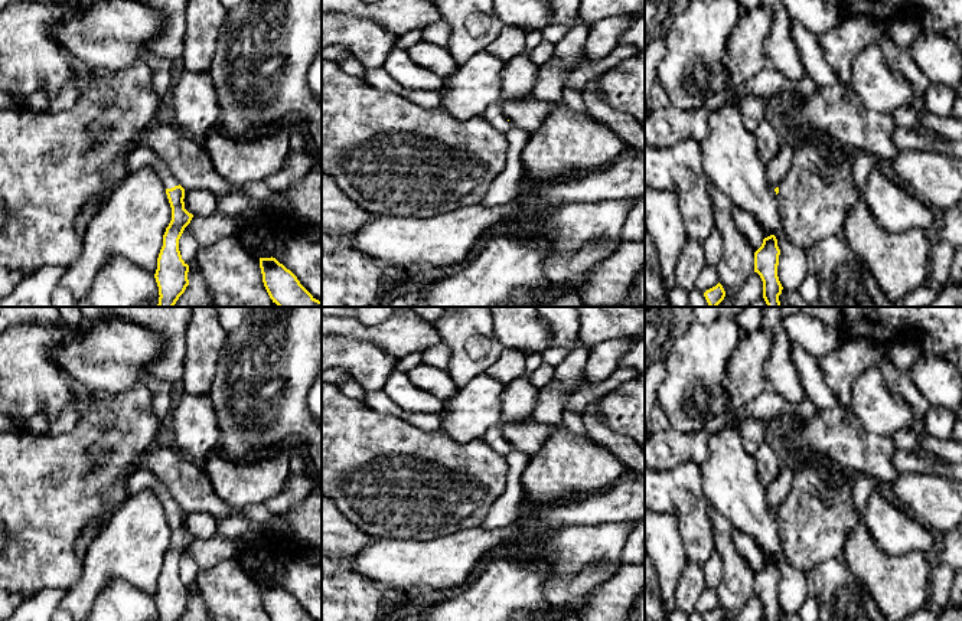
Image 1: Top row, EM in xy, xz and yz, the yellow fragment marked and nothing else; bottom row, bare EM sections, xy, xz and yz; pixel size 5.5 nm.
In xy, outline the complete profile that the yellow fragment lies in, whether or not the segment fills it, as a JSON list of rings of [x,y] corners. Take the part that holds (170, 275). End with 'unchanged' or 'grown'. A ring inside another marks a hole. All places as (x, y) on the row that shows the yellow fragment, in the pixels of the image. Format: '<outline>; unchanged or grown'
[[[146,146],[131,148],[127,156],[128,173],[146,166],[157,169],[172,207],[172,220],[163,235],[163,246],[157,258],[154,278],[160,295],[157,307],[173,307],[189,285],[189,265],[182,259],[179,239],[193,215],[185,209],[185,189],[170,170],[163,166],[157,153]]]; grown

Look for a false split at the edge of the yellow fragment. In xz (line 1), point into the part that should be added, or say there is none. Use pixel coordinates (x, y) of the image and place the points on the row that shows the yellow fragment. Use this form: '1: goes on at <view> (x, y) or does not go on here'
1: does not go on here

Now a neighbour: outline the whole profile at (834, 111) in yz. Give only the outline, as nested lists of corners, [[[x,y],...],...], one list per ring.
[[[850,85],[818,86],[812,95],[796,95],[782,107],[780,117],[789,131],[824,135],[852,153],[887,160],[901,153],[894,146],[897,125],[891,114],[867,108]]]

